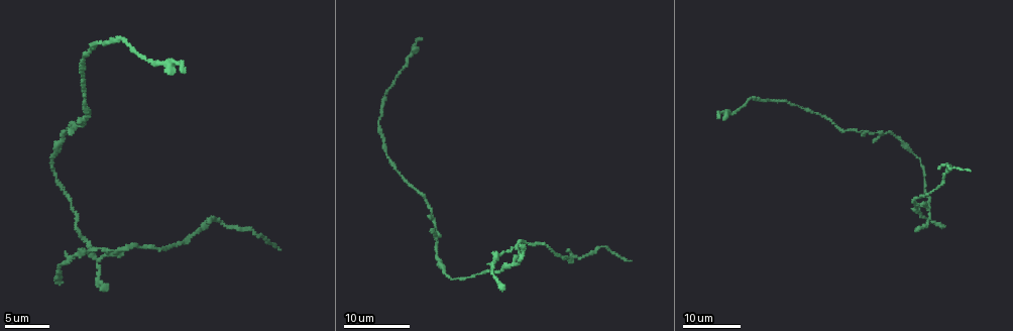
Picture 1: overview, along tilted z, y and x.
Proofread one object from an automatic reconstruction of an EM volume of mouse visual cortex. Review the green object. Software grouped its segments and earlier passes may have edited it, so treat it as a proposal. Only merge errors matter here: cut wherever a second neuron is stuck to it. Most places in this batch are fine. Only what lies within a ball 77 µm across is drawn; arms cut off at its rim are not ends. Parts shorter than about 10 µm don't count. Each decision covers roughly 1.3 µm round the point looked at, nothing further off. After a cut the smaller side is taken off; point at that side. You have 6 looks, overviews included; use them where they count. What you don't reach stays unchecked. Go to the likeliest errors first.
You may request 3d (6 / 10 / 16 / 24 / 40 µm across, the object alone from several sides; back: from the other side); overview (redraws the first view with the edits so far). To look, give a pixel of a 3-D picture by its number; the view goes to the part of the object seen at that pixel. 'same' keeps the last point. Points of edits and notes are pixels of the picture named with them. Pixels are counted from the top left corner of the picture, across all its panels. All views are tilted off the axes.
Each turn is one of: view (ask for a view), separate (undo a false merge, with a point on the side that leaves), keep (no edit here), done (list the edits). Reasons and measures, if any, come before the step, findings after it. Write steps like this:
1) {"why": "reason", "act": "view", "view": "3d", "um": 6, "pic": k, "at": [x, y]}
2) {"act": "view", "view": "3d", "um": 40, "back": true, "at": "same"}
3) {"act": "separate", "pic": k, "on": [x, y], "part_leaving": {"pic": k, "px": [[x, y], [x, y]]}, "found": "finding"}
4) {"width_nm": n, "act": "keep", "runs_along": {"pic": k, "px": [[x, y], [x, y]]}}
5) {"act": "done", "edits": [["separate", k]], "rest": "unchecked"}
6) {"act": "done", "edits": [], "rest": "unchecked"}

{"why": "thin arm on a thick one", "act": "view", "view": "3d", "um": 24, "pic": 1, "at": [572, 257]}

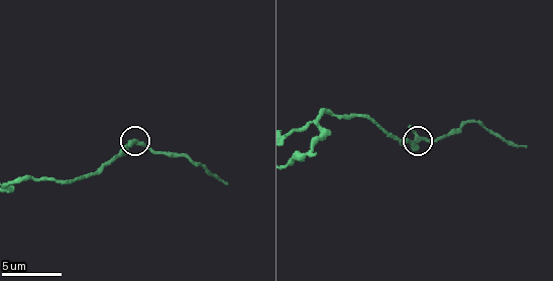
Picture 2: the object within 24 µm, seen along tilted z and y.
{"act": "view", "view": "3d", "um": 10, "pic": 2, "at": [420, 142]}

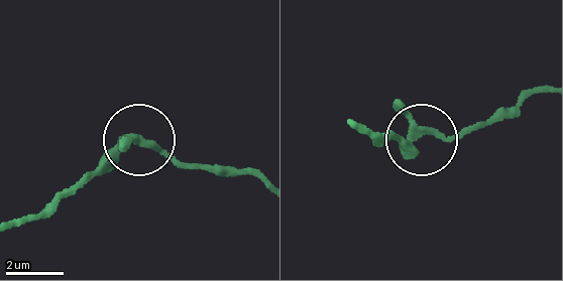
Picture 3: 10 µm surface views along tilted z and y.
{"act": "view", "view": "3d", "um": 6, "pic": 3, "at": [415, 135]}

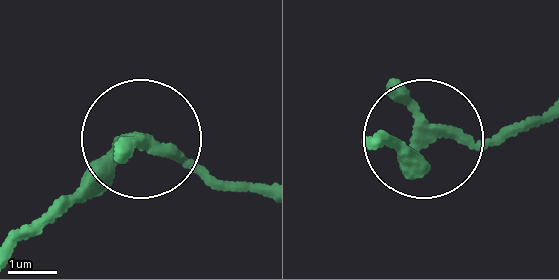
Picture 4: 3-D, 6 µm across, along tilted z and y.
{"act": "keep", "runs_along": {"pic": 4, "px": [[383, 146], [533, 127]]}, "found": "one neuron here"}

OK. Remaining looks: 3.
{"why": "two arms in line, one across", "act": "view", "view": "3d", "um": 24, "pic": 1, "at": [862, 132]}

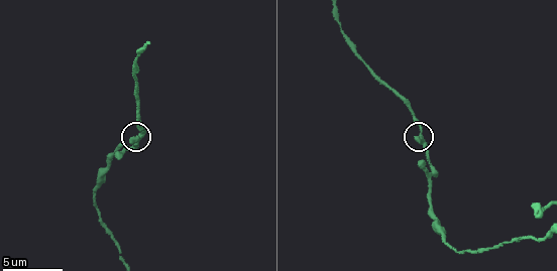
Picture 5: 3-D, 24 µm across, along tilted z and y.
{"why": "zoom in", "act": "view", "view": "3d", "um": 10, "pic": 5, "at": [419, 134]}

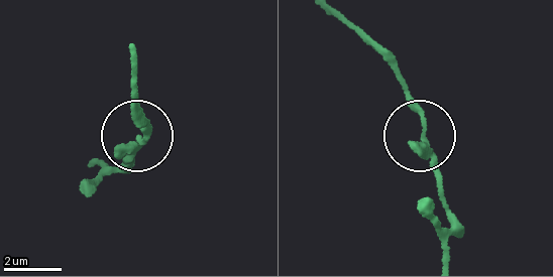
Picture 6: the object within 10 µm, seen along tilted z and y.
{"act": "keep", "runs_along": {"pic": 6, "px": [[444, 254], [452, 220], [439, 161], [393, 54]]}, "found": "one neuron here"}

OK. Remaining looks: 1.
{"act": "done", "edits": [], "rest": "unchecked"}

